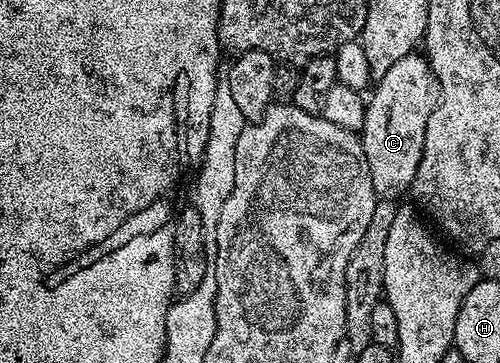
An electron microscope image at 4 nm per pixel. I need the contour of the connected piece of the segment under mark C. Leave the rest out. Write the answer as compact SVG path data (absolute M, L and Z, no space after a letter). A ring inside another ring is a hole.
M423 53L402 56L386 76L375 79L366 102L366 120L359 140L366 152L370 180L381 199L395 199L399 190L407 191L411 187L422 160L422 144L426 144L426 124L439 102L440 85Z

